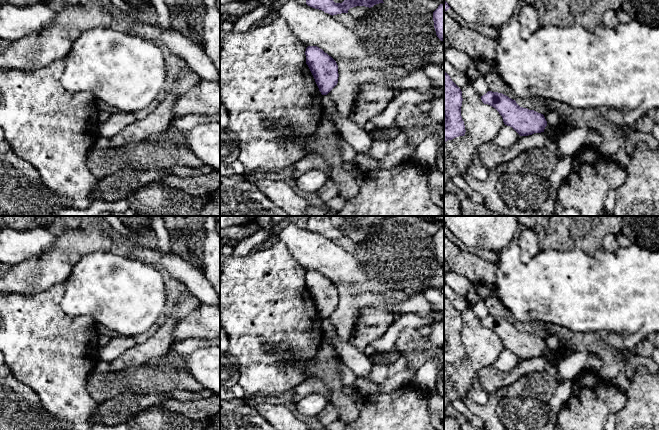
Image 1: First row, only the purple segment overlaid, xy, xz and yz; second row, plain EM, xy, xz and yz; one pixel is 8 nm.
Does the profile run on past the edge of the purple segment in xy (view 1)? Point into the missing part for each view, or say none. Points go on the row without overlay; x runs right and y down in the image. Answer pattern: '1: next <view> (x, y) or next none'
1: next none

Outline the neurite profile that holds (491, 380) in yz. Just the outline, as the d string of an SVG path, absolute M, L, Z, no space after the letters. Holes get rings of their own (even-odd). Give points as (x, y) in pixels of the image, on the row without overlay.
M544 356L520 360L517 366L508 372L499 371L493 365L490 365L478 372L478 384L489 395L501 394L506 387L515 383L524 375L545 371L546 363L547 360Z

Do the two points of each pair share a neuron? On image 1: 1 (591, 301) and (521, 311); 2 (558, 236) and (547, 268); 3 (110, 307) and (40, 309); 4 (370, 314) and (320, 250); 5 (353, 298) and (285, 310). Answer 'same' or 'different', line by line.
1: same
2: different
3: different
4: different
5: different

